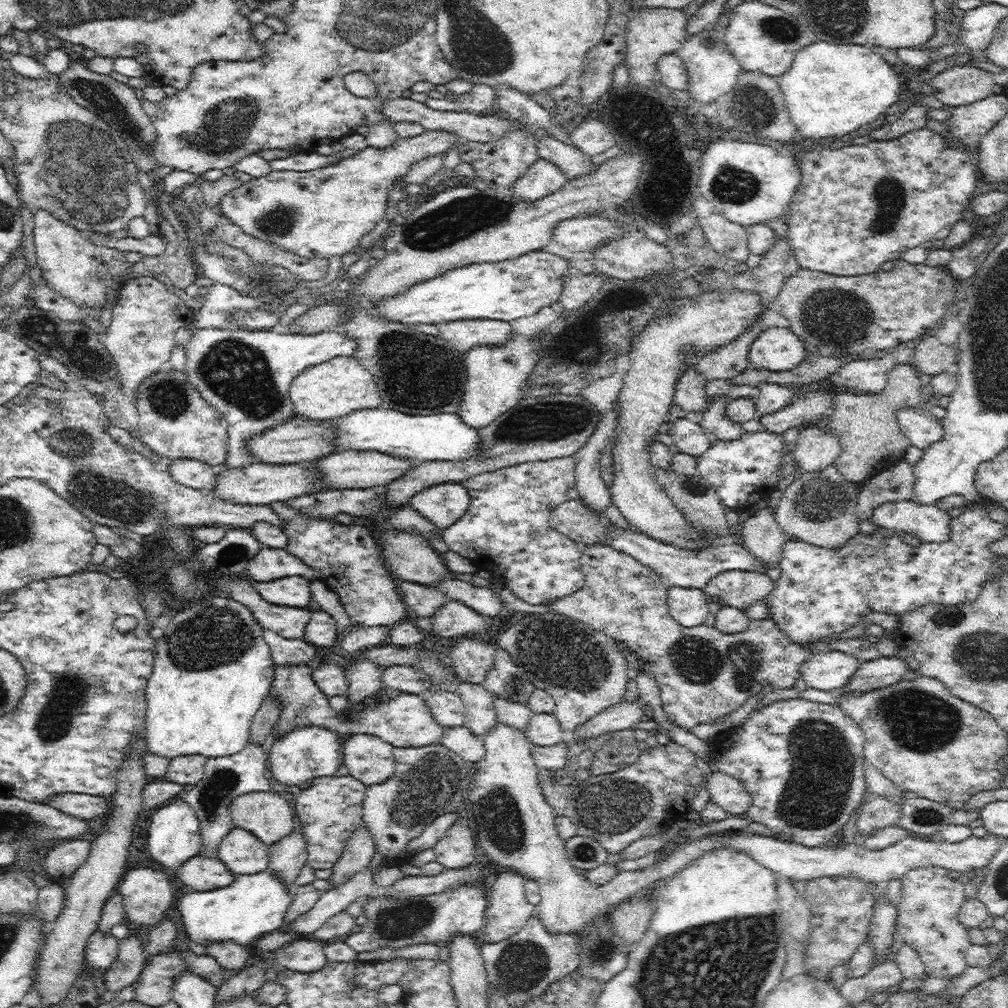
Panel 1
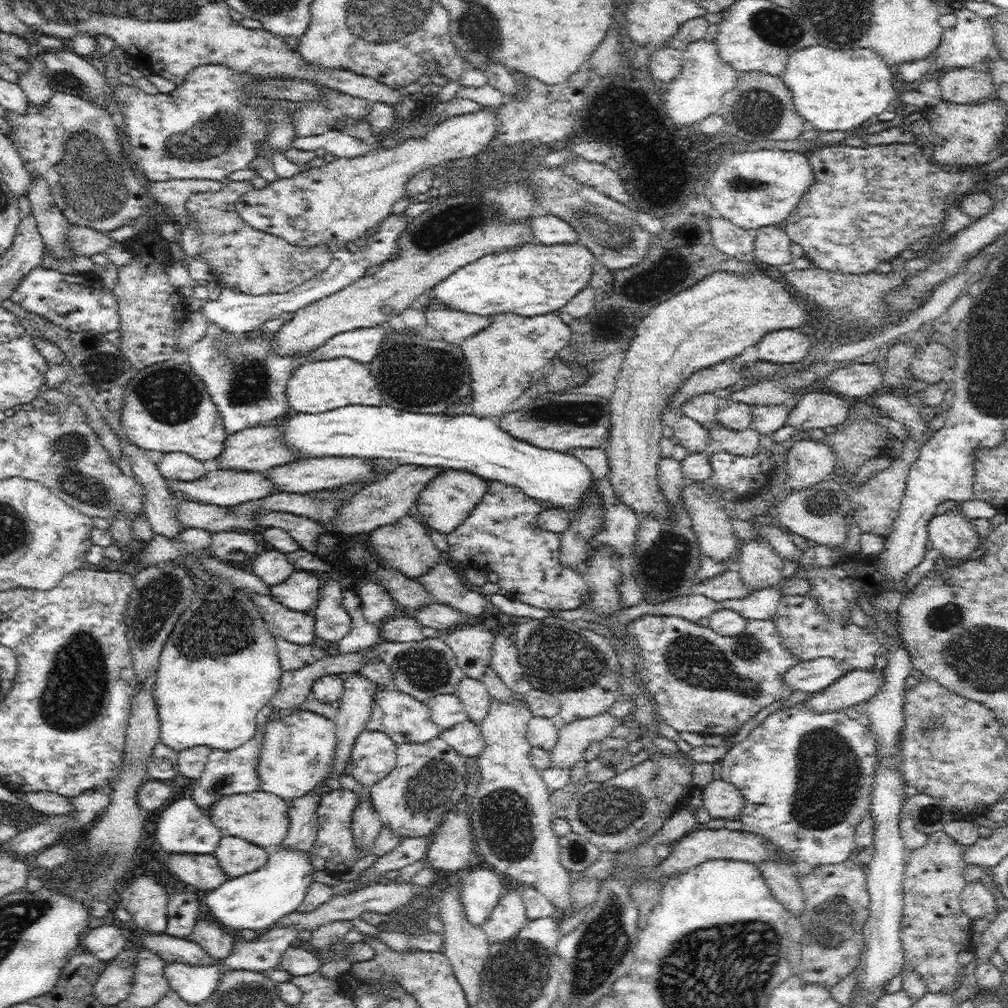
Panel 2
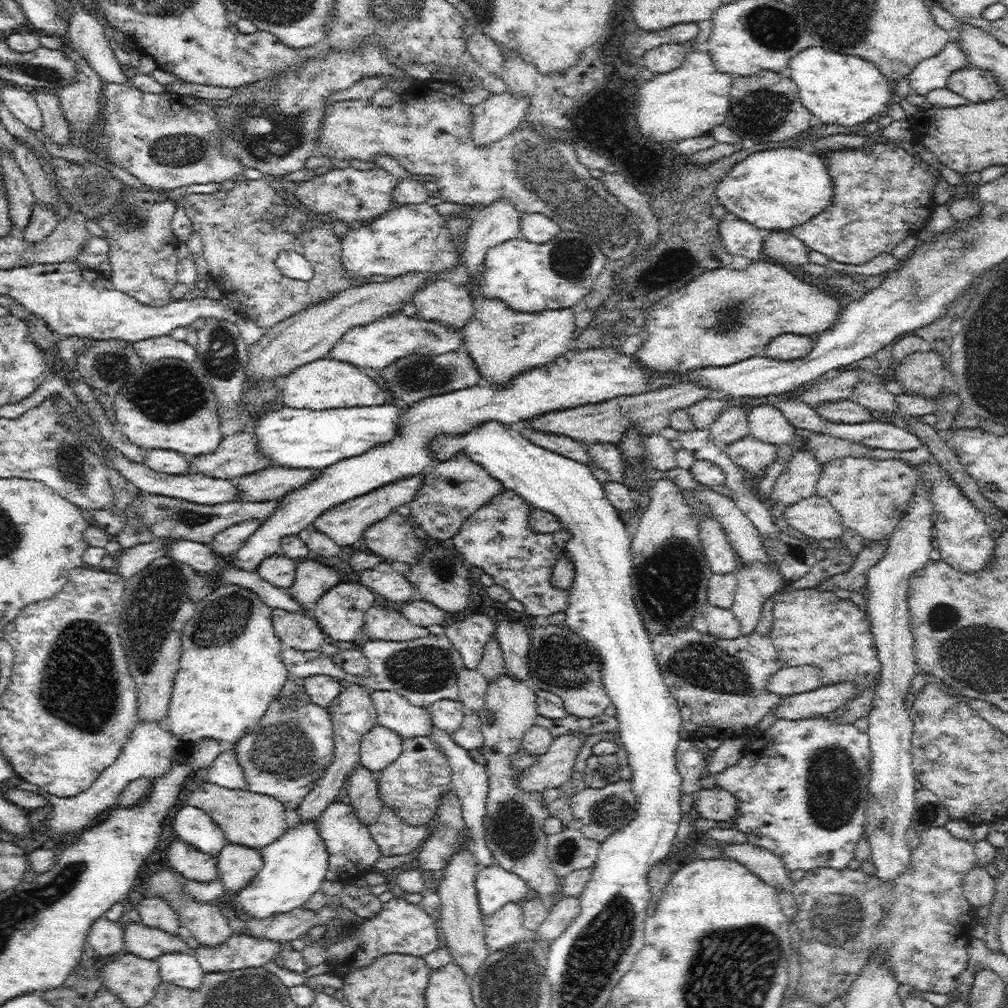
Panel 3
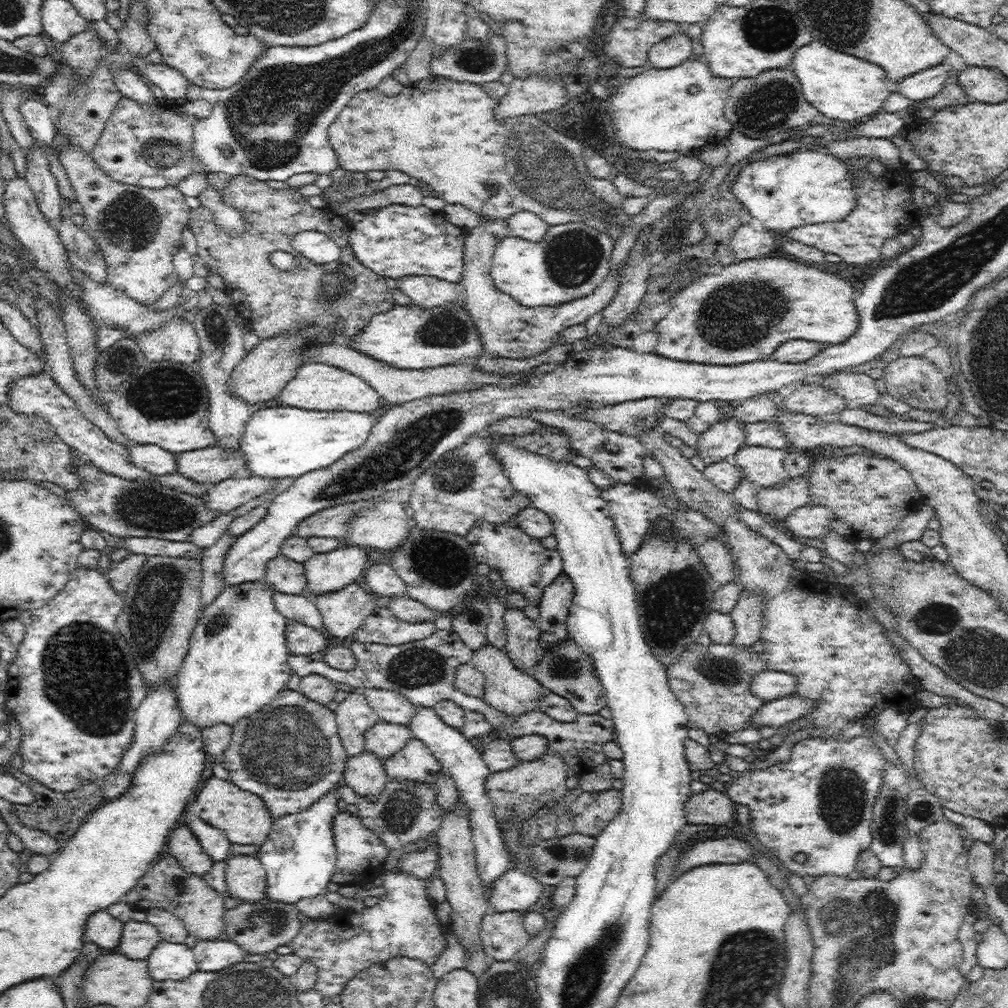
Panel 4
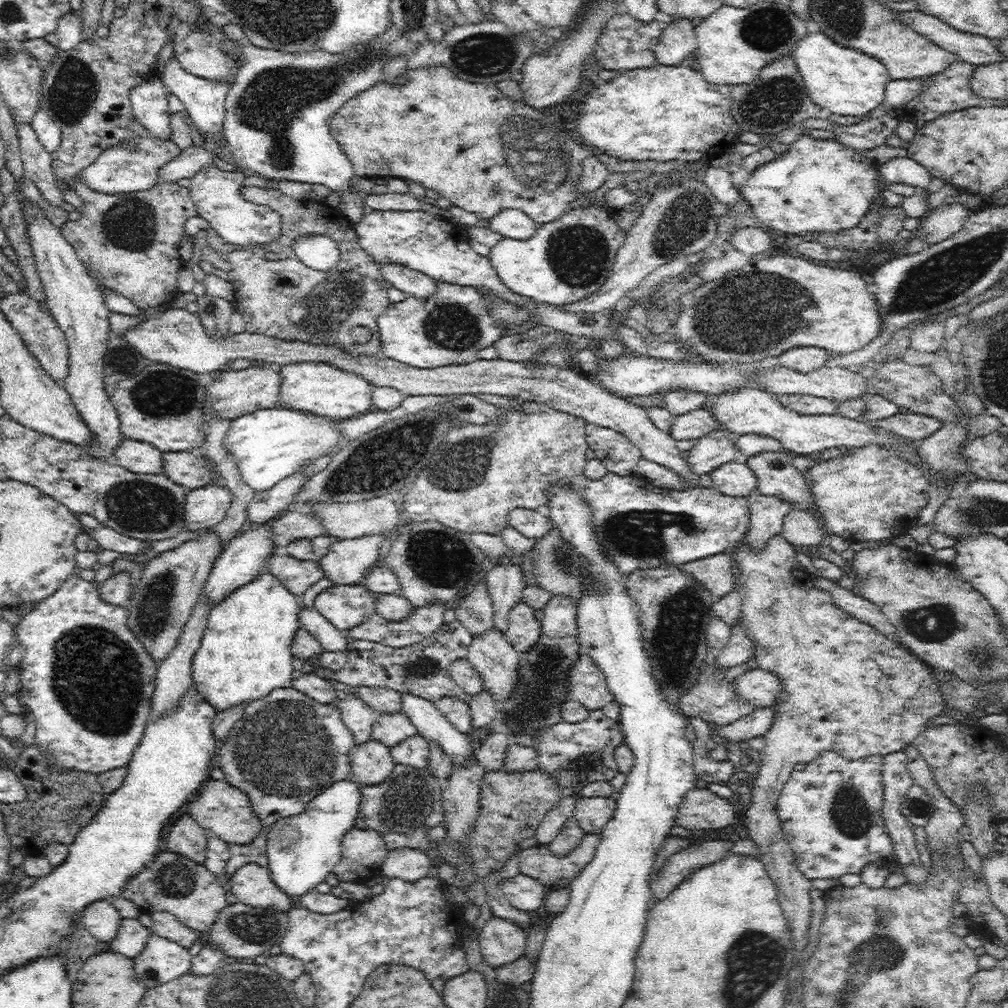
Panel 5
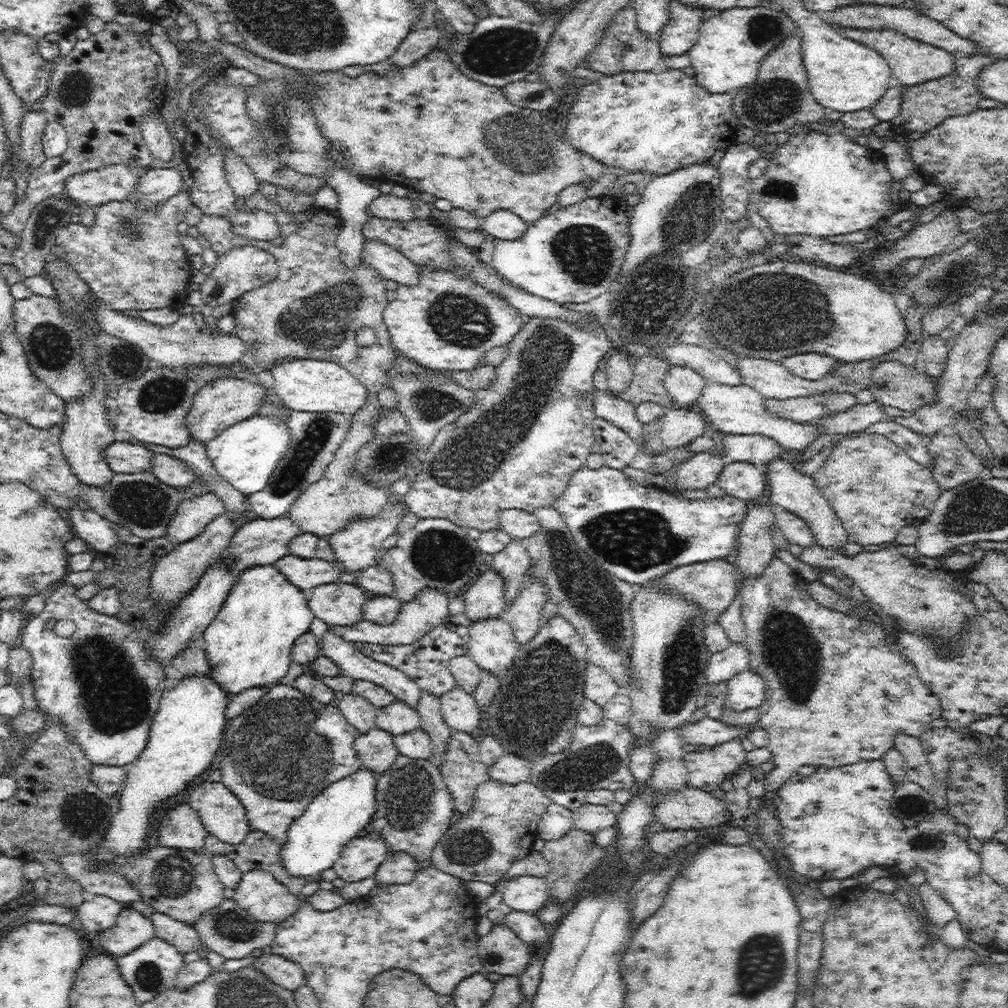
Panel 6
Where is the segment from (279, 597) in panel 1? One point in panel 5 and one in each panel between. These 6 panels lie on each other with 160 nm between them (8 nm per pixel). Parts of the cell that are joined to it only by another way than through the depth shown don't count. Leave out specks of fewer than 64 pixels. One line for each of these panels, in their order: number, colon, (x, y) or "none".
2: (299, 592)
3: (312, 579)
4: (325, 572)
5: (348, 561)

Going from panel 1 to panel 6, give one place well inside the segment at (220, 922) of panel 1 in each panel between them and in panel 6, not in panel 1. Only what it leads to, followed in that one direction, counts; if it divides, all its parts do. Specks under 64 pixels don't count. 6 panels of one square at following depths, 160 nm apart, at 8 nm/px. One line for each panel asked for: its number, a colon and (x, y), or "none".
2: (258, 899)
3: (294, 867)
4: (299, 856)
5: (302, 849)
6: (315, 840)

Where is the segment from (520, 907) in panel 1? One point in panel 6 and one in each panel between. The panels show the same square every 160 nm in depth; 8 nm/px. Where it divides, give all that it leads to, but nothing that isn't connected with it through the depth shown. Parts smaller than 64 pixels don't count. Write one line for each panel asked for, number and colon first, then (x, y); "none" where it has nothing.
2: (508, 916)
3: (505, 927)
4: (502, 934)
5: (501, 941)
6: (501, 950)

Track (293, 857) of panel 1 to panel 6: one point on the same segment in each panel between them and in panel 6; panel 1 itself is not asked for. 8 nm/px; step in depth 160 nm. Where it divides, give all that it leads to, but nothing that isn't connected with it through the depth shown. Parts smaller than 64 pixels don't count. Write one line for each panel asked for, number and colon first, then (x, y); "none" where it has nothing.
2: (302, 833)
3: (355, 716)
4: (354, 717)
5: (358, 717)
6: (359, 712)

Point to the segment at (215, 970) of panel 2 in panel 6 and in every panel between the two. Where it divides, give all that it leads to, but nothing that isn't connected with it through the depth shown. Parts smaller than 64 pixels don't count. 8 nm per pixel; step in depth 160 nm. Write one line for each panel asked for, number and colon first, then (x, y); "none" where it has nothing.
3: (182, 969)
4: (168, 961)
5: (161, 961)
6: (152, 968)

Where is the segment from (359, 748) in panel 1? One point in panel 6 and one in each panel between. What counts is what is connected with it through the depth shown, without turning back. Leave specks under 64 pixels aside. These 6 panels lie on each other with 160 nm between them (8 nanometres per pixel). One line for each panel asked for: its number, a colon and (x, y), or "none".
2: (374, 756)
3: (381, 747)
4: (384, 739)
5: (390, 729)
6: (398, 718)

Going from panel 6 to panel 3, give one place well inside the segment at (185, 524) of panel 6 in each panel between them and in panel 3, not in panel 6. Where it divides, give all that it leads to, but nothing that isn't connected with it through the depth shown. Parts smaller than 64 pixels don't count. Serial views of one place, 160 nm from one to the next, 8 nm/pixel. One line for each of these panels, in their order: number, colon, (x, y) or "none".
3: (272, 483)
4: (228, 494)
5: (206, 506)

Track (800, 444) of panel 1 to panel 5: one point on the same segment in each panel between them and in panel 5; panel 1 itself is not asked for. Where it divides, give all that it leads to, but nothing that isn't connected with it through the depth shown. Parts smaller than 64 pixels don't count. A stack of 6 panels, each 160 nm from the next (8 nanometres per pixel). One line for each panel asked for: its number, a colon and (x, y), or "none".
2: (809, 461)
3: (798, 480)
4: (779, 501)
5: (767, 513)

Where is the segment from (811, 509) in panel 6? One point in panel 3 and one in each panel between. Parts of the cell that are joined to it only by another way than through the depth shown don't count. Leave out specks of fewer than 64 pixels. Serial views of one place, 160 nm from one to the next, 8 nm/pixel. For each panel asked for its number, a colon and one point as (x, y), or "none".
3: (754, 457)
4: (763, 466)
5: (775, 475)

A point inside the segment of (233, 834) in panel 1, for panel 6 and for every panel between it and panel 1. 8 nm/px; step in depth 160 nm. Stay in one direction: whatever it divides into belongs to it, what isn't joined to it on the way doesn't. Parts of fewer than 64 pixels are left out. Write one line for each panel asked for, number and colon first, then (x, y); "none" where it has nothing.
2: (237, 857)
3: (237, 865)
4: (245, 875)
5: (252, 884)
6: (266, 899)

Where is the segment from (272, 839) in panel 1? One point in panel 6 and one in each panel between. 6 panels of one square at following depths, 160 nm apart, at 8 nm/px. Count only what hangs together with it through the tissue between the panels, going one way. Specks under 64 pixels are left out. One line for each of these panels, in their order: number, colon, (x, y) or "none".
2: (262, 818)
3: (251, 819)
4: (242, 815)
5: (226, 810)
6: (221, 812)

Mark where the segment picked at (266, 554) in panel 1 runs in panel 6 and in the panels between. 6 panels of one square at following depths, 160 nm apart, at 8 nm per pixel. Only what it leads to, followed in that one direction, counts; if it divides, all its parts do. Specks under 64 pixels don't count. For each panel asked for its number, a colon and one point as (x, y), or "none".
2: (272, 566)
3: (279, 570)
4: (287, 576)
5: (297, 575)
6: (308, 573)

